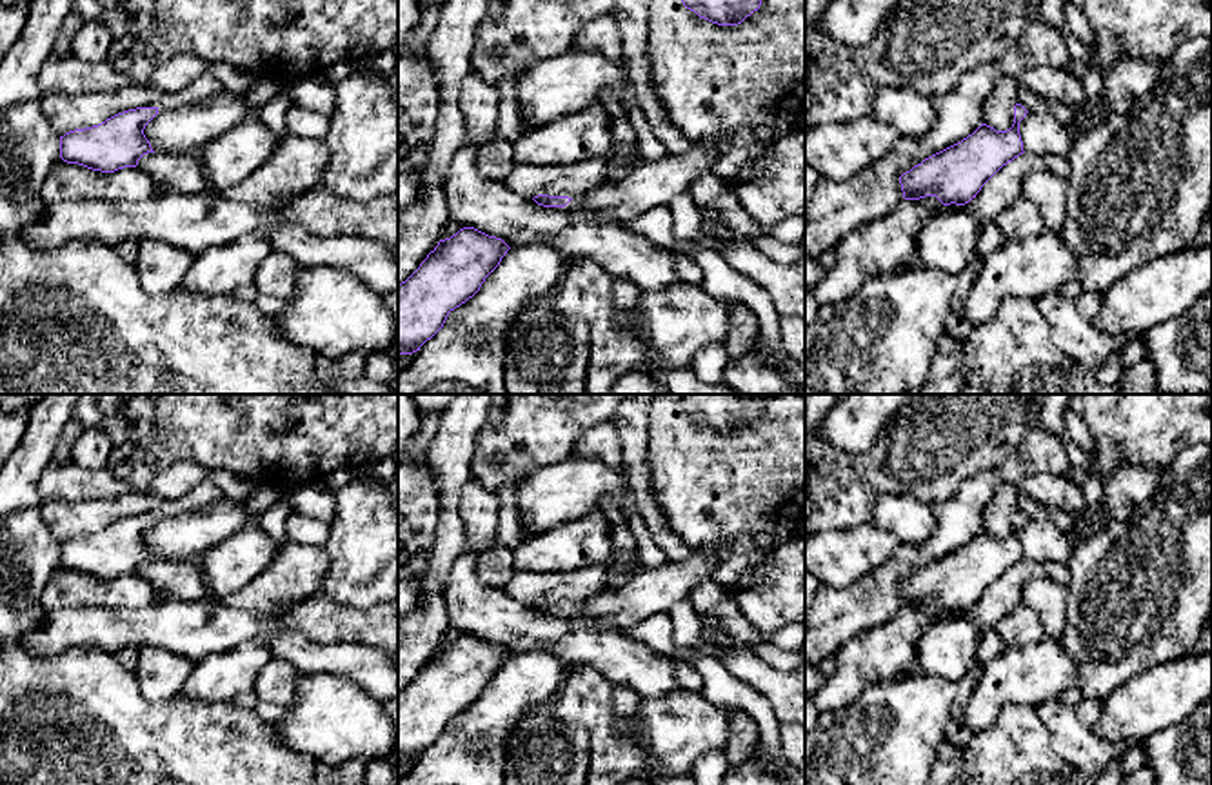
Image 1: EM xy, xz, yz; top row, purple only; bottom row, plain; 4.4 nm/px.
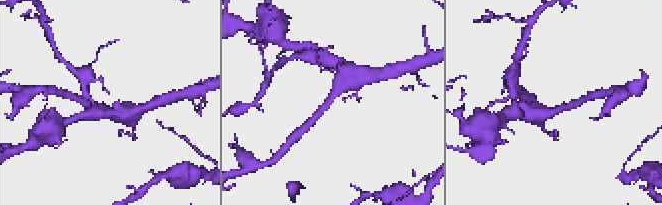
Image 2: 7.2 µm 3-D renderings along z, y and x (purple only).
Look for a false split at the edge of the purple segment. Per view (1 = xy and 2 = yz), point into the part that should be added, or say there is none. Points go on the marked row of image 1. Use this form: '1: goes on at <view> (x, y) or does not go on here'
1: goes on at xy (206, 86)
2: does not go on here

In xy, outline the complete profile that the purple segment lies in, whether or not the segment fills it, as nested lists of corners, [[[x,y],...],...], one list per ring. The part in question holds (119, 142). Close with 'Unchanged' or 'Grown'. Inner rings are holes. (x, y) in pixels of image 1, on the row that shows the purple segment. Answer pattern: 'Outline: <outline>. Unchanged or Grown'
Outline: [[[204,75],[182,91],[164,93],[156,107],[129,109],[98,125],[65,133],[60,136],[60,158],[102,173],[136,167],[144,154],[154,153],[144,129],[160,111],[207,100],[224,91],[216,78]]]. Grown

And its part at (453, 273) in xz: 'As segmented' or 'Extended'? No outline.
As segmented

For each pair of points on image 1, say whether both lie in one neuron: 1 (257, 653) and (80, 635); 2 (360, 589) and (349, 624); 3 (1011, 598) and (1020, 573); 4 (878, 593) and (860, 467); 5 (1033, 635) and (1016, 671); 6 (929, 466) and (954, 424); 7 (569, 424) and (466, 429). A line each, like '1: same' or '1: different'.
1: different
2: different
3: same
4: different
5: different
6: same
7: different

